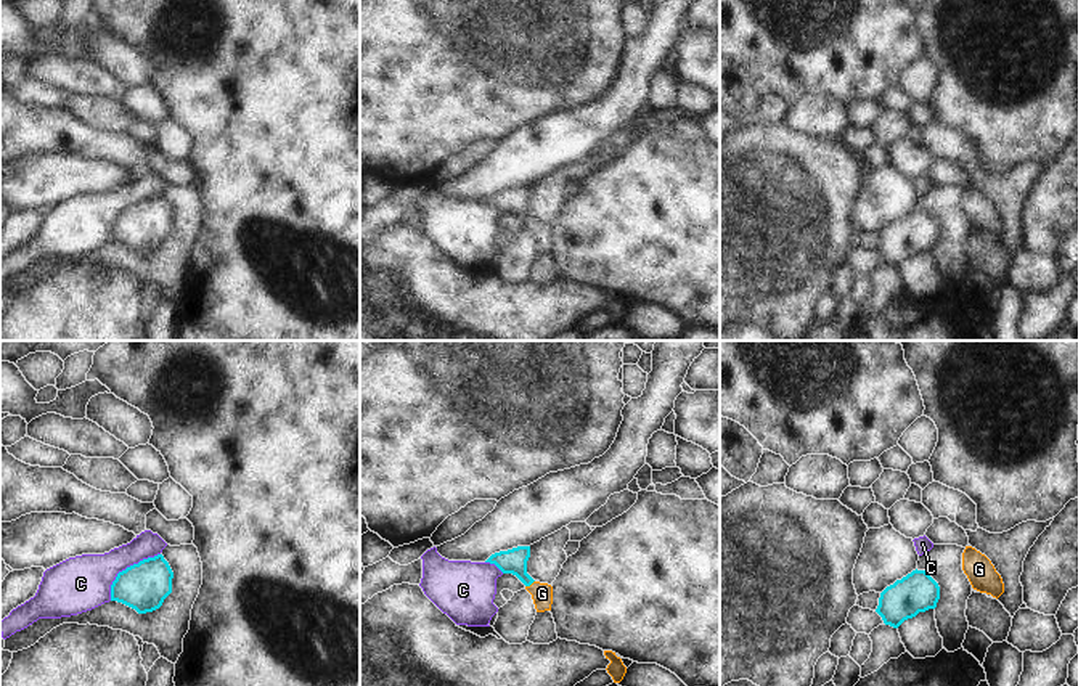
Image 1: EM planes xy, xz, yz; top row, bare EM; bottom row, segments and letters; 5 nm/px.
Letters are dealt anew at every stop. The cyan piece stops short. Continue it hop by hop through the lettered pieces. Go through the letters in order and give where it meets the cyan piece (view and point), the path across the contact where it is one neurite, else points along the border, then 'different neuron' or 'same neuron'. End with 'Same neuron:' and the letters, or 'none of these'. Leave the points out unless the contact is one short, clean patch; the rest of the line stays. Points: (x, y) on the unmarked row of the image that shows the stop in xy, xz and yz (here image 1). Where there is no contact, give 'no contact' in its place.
C: meets cyan in xy at (127, 208); different neuron
G: meets cyan in xz at (529, 225); runs through xz (513, 201), (529, 225), (542, 233); same neuron
Same neuron: G

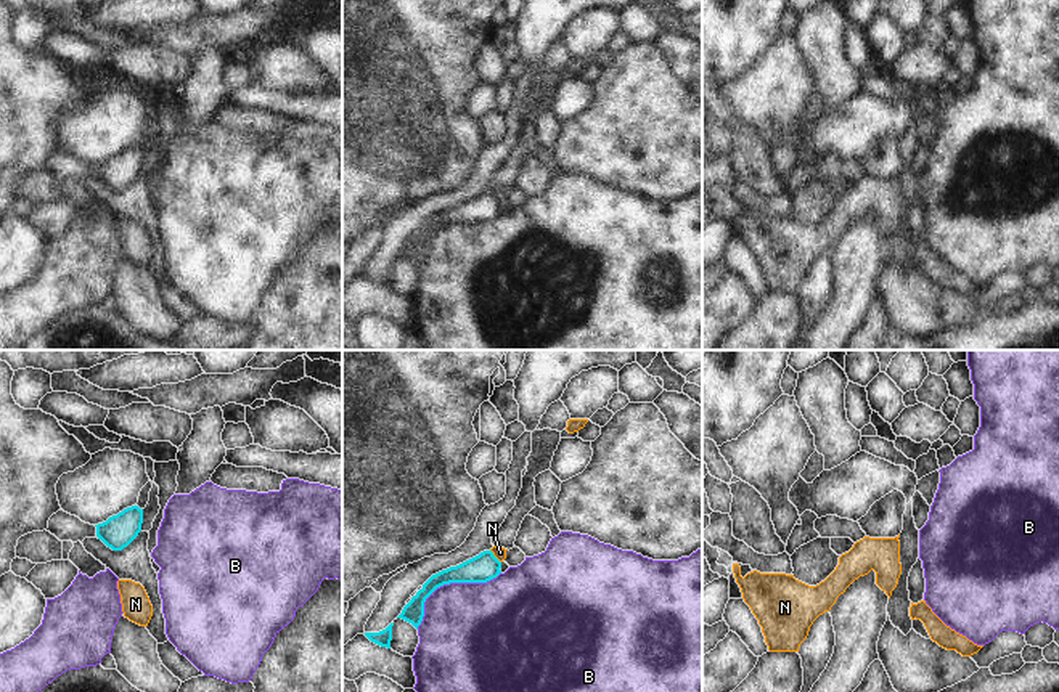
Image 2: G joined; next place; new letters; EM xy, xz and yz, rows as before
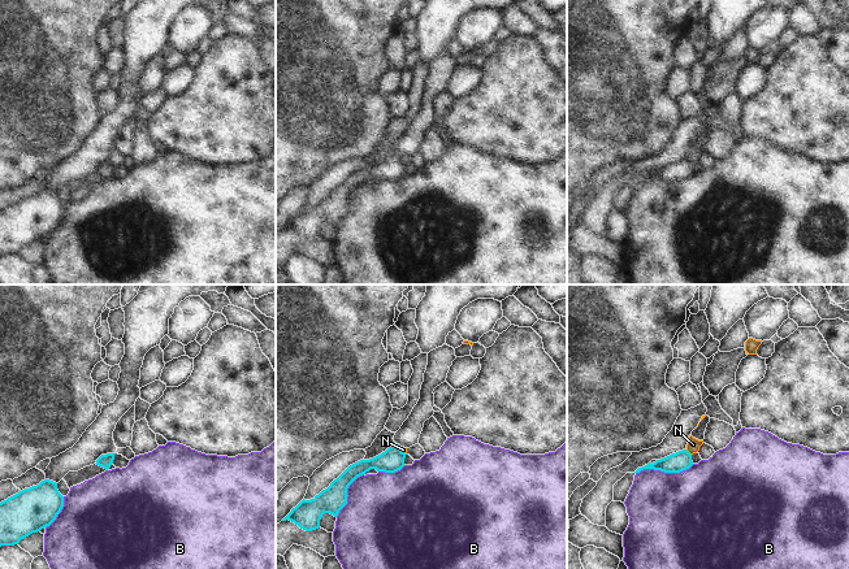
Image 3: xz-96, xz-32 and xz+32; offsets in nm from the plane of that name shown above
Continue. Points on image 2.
B: meets cyan in xz at (449, 223); different neuron
N: meets cyan in xz at (494, 196); border along xz (490, 190), (500, 203); different neuron
Same neuron: none of these

